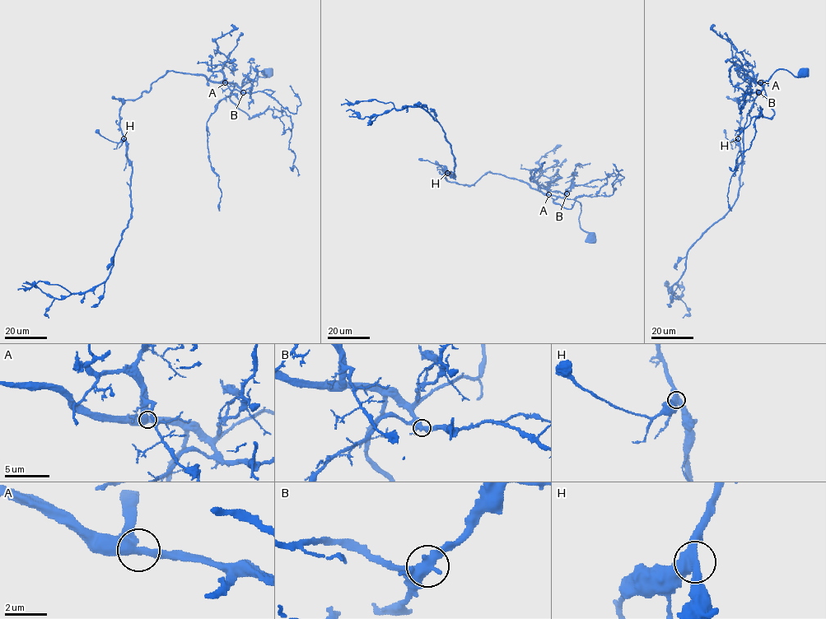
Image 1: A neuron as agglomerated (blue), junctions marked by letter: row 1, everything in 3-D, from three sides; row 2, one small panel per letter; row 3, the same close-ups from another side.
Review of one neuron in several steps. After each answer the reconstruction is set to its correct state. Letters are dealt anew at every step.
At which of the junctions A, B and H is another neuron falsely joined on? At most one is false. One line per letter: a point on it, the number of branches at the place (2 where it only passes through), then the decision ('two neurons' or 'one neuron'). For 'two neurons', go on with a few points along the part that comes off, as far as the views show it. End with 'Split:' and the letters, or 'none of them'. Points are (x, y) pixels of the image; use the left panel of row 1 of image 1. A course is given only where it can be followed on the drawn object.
A: at (225, 82); 3 branches meet; one neuron
B: at (243, 92); 3 branches meet; one neuron
H: at (123, 138); 3 branches meet; one neuron
Split: none of them

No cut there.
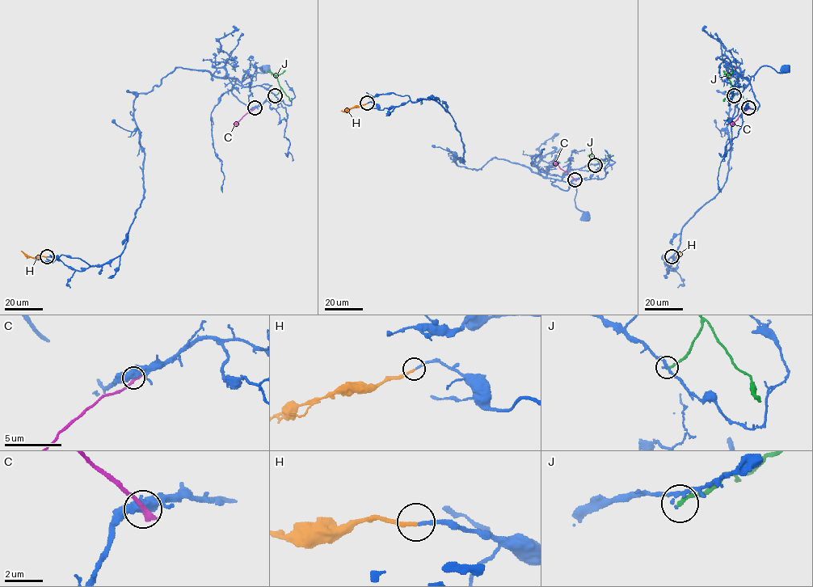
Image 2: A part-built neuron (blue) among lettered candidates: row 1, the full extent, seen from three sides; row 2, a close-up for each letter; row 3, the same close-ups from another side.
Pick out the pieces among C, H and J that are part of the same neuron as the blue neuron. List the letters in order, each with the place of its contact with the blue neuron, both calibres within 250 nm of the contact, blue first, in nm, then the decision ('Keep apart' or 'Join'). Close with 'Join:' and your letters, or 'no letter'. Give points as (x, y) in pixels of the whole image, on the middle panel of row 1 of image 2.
C: Touches blue at (574, 179). Thickness 550 nm (blue) against 440 nm. Keep apart
H: Touches blue at (367, 103). Thickness 190 nm (blue) against 190 nm. Join
J: Touches blue at (595, 165). Thickness 110 nm (blue) against 200 nm. Keep apart
Join: H

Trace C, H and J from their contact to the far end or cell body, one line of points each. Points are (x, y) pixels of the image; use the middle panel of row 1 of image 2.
C: (574, 179), (553, 162)
H: (367, 103), (341, 110)
J: (595, 165), (600, 162), (596, 159), (604, 162)

